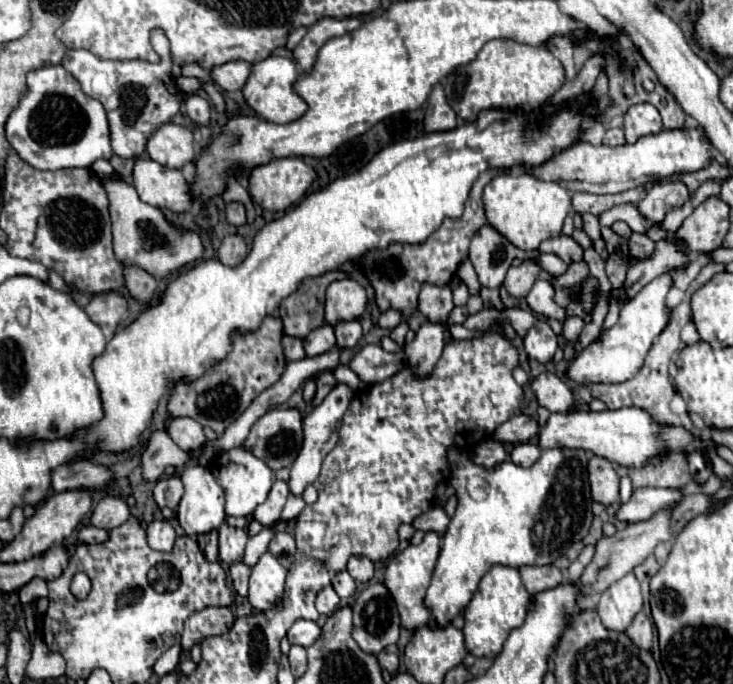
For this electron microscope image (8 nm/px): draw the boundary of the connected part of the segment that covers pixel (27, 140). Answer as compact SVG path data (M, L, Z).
M47 66L29 72L27 86L29 92L7 120L7 140L27 164L39 170L89 168L95 160L109 160L113 156L103 104L89 98L81 90L81 84L63 66Z

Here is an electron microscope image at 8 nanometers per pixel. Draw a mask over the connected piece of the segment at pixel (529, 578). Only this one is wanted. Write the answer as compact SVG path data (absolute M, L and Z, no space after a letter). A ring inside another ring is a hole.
M521 566L519 568L521 580L529 594L537 594L539 590L549 590L551 586L557 586L563 582L563 574L557 566Z

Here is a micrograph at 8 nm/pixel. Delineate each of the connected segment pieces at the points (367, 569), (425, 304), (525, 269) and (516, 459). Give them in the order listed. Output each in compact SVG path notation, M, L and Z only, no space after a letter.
M351 556L347 564L347 572L357 582L369 582L373 578L373 562L363 556Z
M425 284L419 294L419 310L431 320L445 326L445 342L451 342L447 316L453 310L453 296L449 286L431 286Z
M523 260L521 266L511 266L507 270L503 286L507 288L507 292L511 296L525 298L529 294L531 286L535 284L539 272L541 272L541 266L535 260Z
M515 444L515 448L511 450L511 462L517 466L531 466L537 458L539 458L541 450L535 444Z

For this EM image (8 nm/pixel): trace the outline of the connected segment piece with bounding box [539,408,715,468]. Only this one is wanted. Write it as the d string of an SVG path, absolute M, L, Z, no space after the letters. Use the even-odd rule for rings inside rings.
M619 408L619 410L571 410L571 412L555 412L549 416L545 426L539 430L539 446L545 448L583 448L591 450L597 456L607 458L609 462L625 468L639 468L647 458L659 454L663 448L693 452L697 446L715 446L711 440L695 438L685 428L677 426L661 426L651 420L651 416L641 408Z

